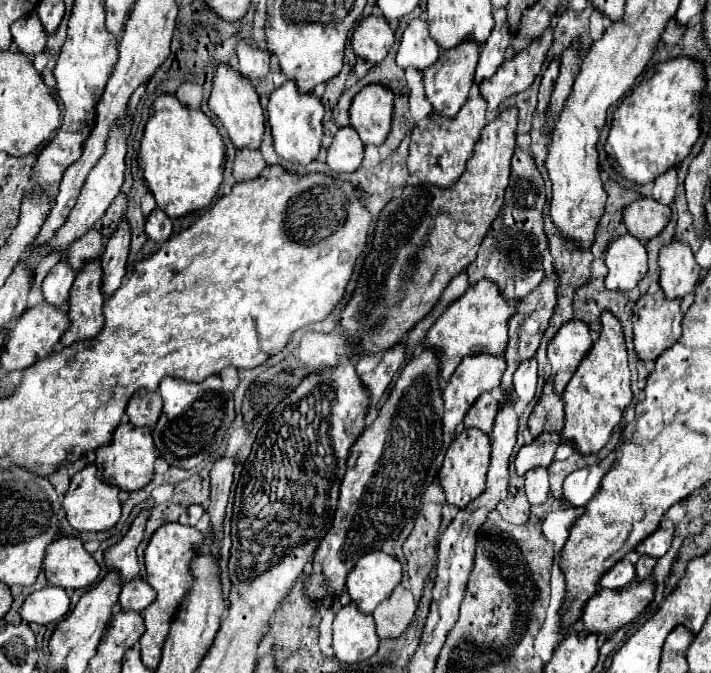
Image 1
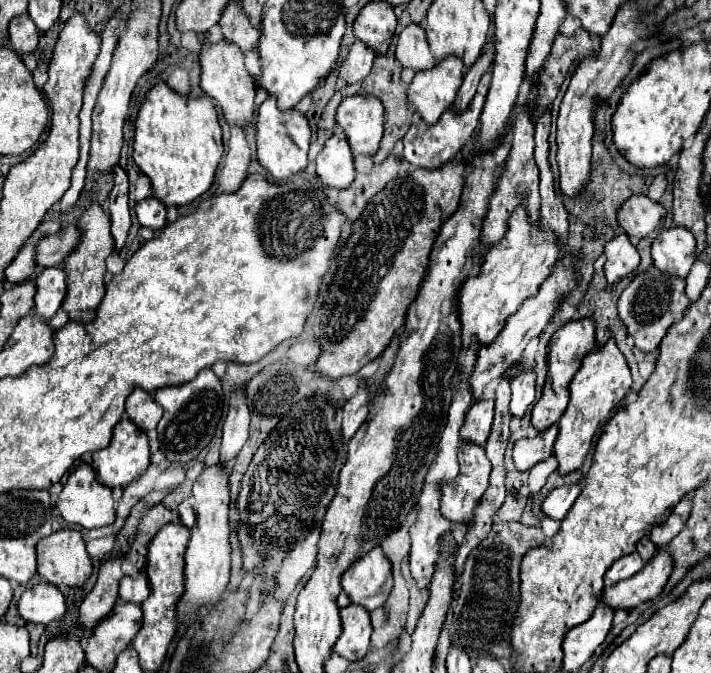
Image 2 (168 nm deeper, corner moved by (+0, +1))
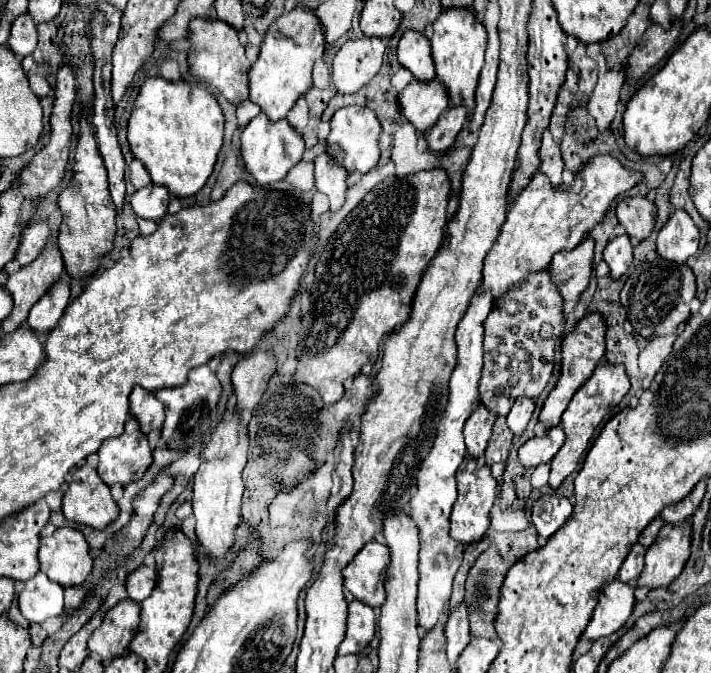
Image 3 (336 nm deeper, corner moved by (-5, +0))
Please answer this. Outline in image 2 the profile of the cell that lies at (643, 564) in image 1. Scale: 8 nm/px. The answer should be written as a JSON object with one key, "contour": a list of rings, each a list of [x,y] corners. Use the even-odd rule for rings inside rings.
{"contour":[[[643,537],[643,539],[637,543],[637,553],[639,553],[639,557],[641,557],[645,563],[649,563],[649,561],[653,559],[653,555],[657,553],[657,547],[649,541],[649,537]]]}

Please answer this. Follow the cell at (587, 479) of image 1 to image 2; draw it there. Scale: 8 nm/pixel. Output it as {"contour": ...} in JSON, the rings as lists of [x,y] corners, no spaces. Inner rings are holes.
{"contour":[[[579,483],[557,487],[543,501],[543,513],[547,517],[553,517],[553,519],[561,521],[561,519],[565,519],[565,515],[569,513],[569,509],[573,507],[573,503],[577,501],[579,495],[581,495],[581,485]]]}

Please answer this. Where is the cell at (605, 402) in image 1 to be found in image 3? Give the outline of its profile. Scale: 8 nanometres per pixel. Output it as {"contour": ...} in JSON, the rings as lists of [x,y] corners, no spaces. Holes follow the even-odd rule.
{"contour":[[[600,364],[592,378],[574,394],[572,402],[568,404],[566,412],[562,414],[562,428],[566,432],[566,440],[564,446],[558,450],[558,454],[552,458],[550,462],[550,480],[548,484],[558,490],[558,486],[564,482],[564,478],[568,474],[572,474],[578,468],[578,462],[582,458],[582,454],[588,450],[594,434],[602,428],[602,424],[612,416],[614,408],[620,404],[620,400],[624,398],[624,394],[630,390],[630,380],[624,372],[624,366],[620,364]]]}

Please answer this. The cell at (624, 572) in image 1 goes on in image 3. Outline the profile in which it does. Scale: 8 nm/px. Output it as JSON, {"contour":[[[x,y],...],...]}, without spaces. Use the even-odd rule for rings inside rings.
{"contour":[[[634,544],[618,572],[618,578],[622,582],[628,582],[628,584],[636,584],[642,568],[644,568],[644,554],[646,554],[646,548],[642,544]]]}

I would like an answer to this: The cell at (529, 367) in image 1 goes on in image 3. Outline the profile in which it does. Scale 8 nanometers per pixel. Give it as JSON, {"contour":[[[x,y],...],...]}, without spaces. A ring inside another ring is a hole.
{"contour":[[[518,398],[510,410],[510,414],[506,416],[508,420],[508,428],[514,434],[522,434],[530,422],[530,416],[534,412],[534,400],[530,398]]]}

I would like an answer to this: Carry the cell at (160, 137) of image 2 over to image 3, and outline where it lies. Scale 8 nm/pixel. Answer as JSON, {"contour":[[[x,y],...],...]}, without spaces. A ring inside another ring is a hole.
{"contour":[[[160,76],[146,78],[128,118],[128,142],[132,154],[142,160],[154,184],[148,184],[132,194],[132,210],[142,218],[160,222],[166,214],[170,194],[178,198],[196,194],[214,170],[218,150],[222,148],[222,134],[222,108],[202,84],[186,80],[170,82]]]}

